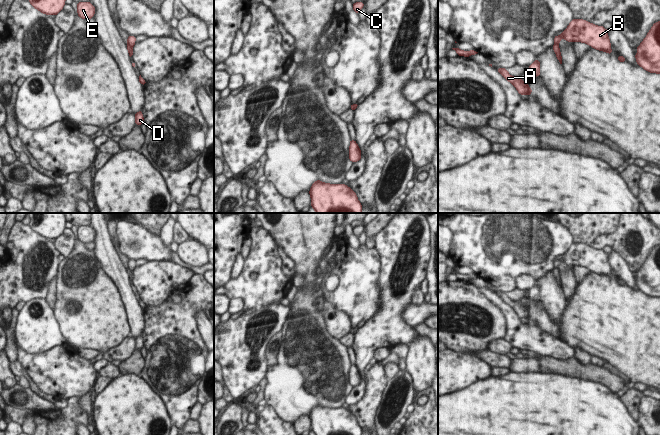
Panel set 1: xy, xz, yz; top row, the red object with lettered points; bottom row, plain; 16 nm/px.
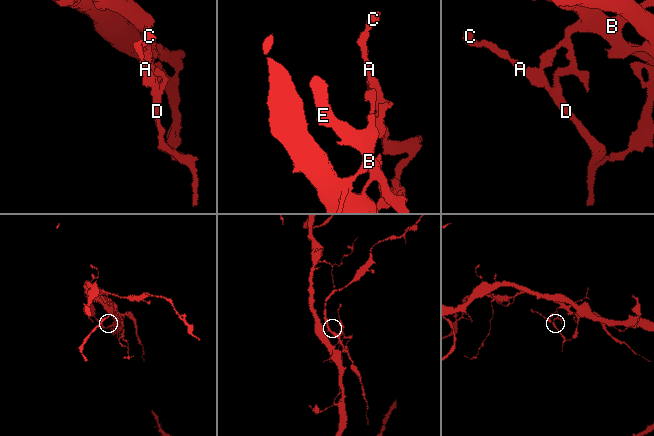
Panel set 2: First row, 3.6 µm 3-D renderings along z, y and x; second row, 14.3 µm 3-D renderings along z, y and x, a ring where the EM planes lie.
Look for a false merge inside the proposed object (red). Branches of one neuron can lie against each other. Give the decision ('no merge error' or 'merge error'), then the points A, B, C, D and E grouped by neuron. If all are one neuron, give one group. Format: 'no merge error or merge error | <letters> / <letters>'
merge error | A C D / B E

